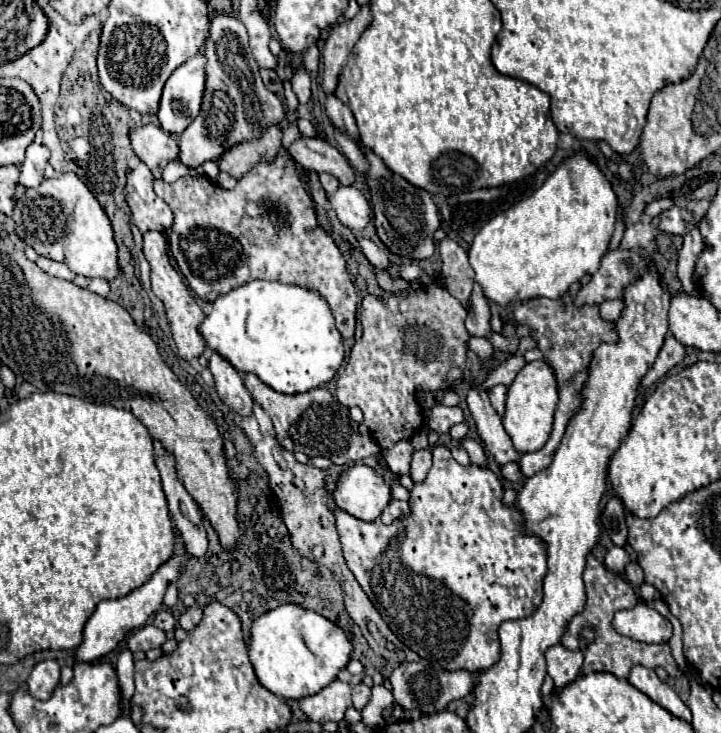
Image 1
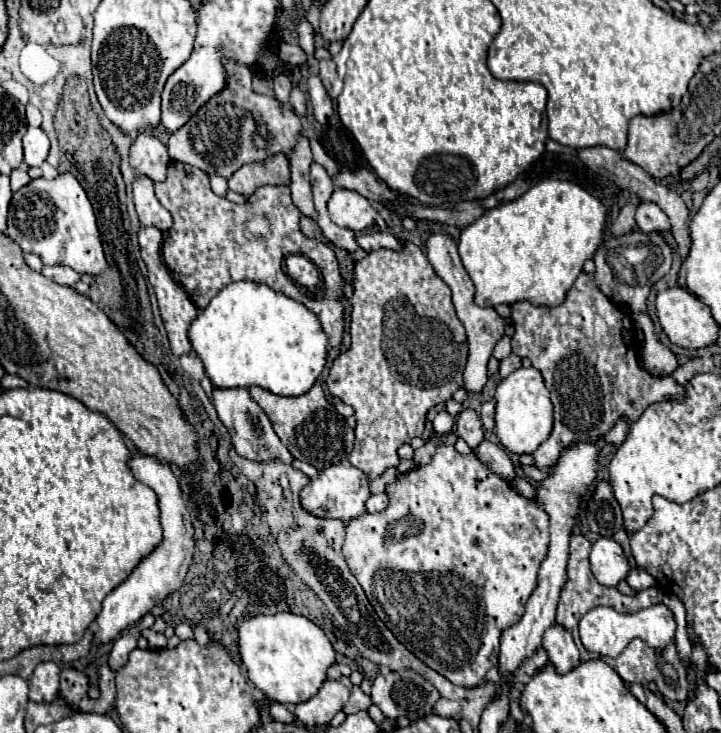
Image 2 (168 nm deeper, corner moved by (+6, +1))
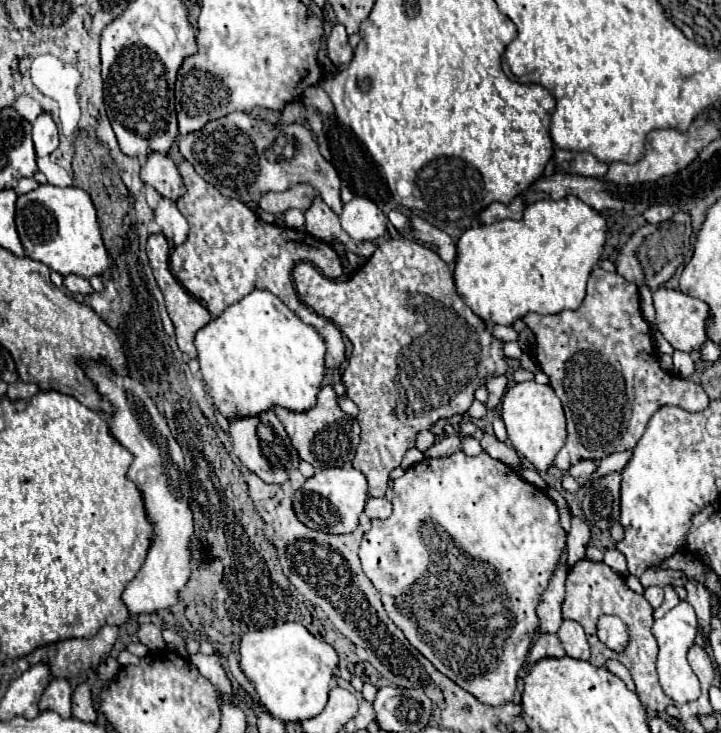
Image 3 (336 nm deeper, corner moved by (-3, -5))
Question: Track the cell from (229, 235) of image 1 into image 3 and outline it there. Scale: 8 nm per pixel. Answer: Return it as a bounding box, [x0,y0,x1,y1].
[169,160,345,366]

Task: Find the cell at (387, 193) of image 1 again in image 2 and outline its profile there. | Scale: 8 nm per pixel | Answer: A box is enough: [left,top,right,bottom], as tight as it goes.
[318,58,342,102]

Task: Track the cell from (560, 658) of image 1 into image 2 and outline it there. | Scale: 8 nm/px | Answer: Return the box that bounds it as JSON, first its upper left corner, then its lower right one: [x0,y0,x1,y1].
[542,624,580,674]

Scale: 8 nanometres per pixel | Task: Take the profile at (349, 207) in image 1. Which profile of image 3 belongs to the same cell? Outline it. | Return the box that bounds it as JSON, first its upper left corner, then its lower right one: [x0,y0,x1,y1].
[339,196,387,242]

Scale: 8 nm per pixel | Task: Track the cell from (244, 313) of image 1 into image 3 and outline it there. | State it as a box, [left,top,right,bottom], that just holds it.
[195,290,325,422]

